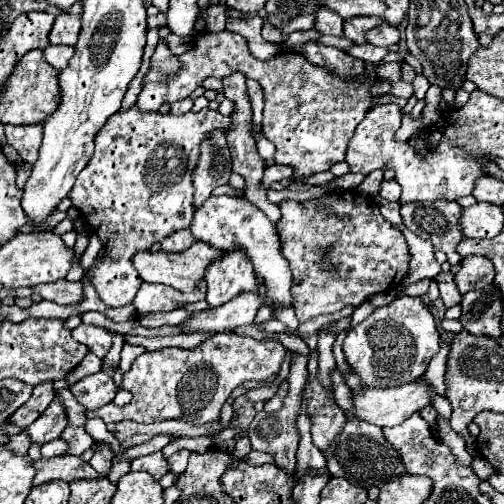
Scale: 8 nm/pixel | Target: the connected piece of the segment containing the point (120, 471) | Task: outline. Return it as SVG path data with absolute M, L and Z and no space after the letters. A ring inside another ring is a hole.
M116 460L116 462L112 464L112 470L110 470L108 478L112 480L112 484L116 484L118 478L124 476L128 470L130 470L130 460Z

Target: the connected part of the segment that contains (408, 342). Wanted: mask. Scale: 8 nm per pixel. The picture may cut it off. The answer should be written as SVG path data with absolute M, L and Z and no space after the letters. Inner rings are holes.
M398 296L394 302L376 308L364 322L350 328L344 340L344 356L350 368L368 386L400 386L418 380L430 358L438 352L440 334L428 306L422 298Z

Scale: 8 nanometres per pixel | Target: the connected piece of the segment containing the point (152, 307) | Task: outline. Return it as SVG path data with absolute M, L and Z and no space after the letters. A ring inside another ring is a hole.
M200 282L190 294L176 292L164 284L142 284L140 290L136 292L132 304L134 304L138 316L146 316L146 314L172 312L176 308L184 308L190 302L204 300L204 296L206 296L204 282Z

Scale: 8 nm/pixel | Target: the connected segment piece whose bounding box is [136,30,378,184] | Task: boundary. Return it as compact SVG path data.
M228 30L218 34L212 32L196 34L192 46L184 54L180 54L178 60L180 60L180 70L174 78L162 82L144 82L136 106L140 110L158 110L160 104L164 102L170 104L190 96L190 92L202 86L202 82L208 76L226 78L234 72L240 72L262 86L264 136L276 146L274 162L294 168L296 184L302 184L304 178L310 178L312 174L318 172L326 172L332 168L332 164L344 160L348 140L352 138L356 126L372 106L370 86L378 82L376 70L370 62L364 64L372 82L356 84L352 80L332 76L326 70L320 70L320 66L312 66L298 52L286 52L286 54L282 52L270 60L258 60L250 54L248 40Z

